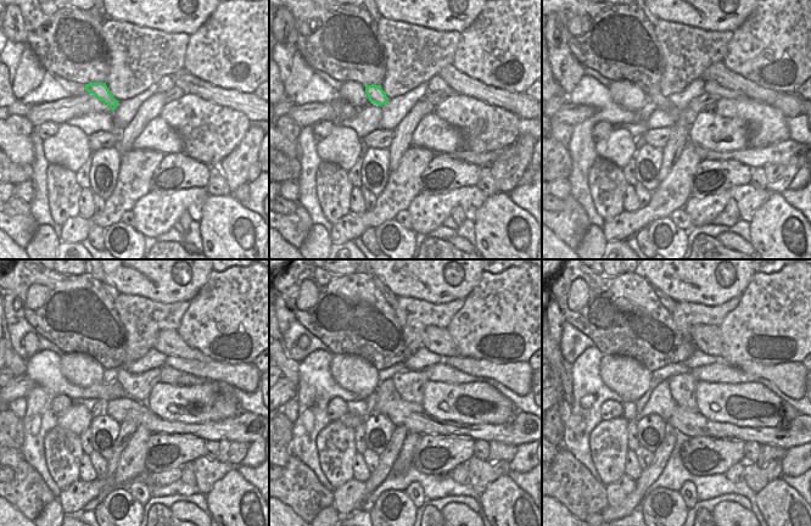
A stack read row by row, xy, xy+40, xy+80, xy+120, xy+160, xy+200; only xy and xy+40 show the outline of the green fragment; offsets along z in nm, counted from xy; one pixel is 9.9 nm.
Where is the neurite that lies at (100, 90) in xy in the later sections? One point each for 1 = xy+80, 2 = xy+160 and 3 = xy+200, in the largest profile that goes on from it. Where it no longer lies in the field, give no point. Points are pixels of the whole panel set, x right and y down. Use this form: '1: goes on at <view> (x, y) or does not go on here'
1: goes on at xy+80 (659, 99)
2: goes on at xy+160 (410, 385)
3: goes on at xy+200 (682, 387)

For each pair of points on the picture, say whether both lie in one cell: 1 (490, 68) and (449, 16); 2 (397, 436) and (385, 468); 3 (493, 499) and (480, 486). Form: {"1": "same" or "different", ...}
{"1": "different", "2": "same", "3": "different"}

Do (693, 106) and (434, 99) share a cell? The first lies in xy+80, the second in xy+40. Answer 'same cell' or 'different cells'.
same cell

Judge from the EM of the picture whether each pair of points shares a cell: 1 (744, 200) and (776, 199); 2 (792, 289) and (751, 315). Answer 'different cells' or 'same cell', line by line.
1: different cells
2: same cell

